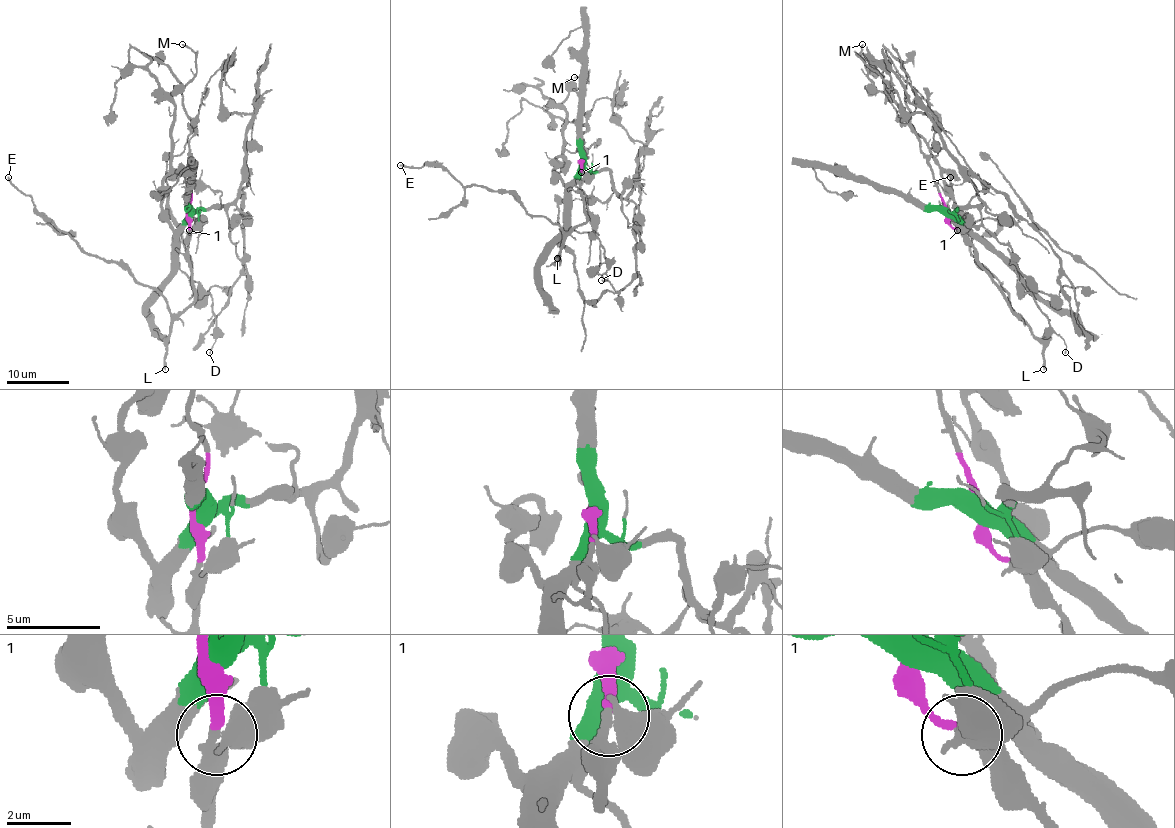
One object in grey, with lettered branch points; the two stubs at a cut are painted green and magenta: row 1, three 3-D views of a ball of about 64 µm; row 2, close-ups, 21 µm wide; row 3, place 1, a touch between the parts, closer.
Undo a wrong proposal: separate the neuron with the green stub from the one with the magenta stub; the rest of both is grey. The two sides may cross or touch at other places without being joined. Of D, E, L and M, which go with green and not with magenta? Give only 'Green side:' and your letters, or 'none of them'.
Green side: D, M

